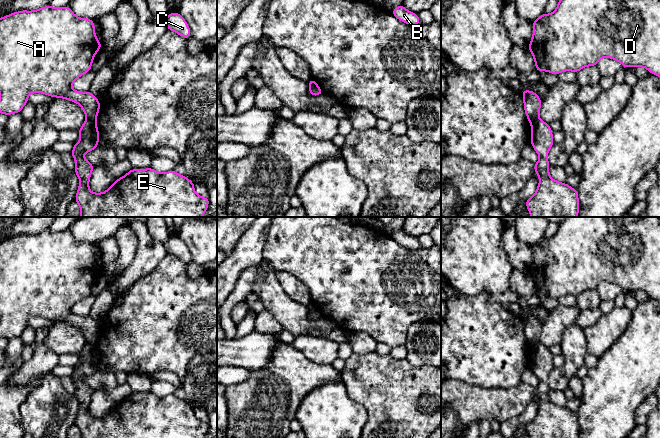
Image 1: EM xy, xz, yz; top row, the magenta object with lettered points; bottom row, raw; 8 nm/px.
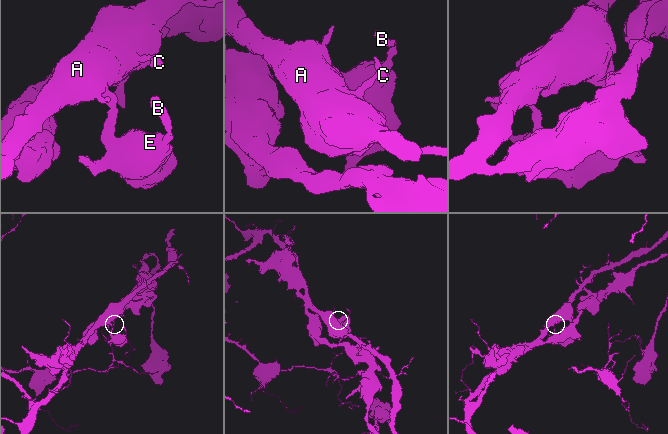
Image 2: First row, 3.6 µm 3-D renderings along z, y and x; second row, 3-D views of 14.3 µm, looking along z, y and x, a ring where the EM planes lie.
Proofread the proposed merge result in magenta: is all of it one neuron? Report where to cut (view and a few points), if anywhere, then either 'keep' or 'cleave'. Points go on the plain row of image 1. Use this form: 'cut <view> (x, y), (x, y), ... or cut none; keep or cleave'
cut xy (86, 342), (95, 344); cleave

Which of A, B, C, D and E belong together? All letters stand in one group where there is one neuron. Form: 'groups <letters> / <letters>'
groups A C D / B E

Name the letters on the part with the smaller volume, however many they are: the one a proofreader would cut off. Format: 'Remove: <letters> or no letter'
Remove: B, E

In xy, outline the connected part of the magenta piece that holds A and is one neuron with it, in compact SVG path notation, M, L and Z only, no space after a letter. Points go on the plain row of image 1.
M47 229L33 235L18 235L0 242L0 337L20 337L31 317L43 317L79 328L87 344L96 344L100 325L90 316L72 313L72 307L91 295L92 285L102 268L95 259L94 244L77 241L68 231Z

